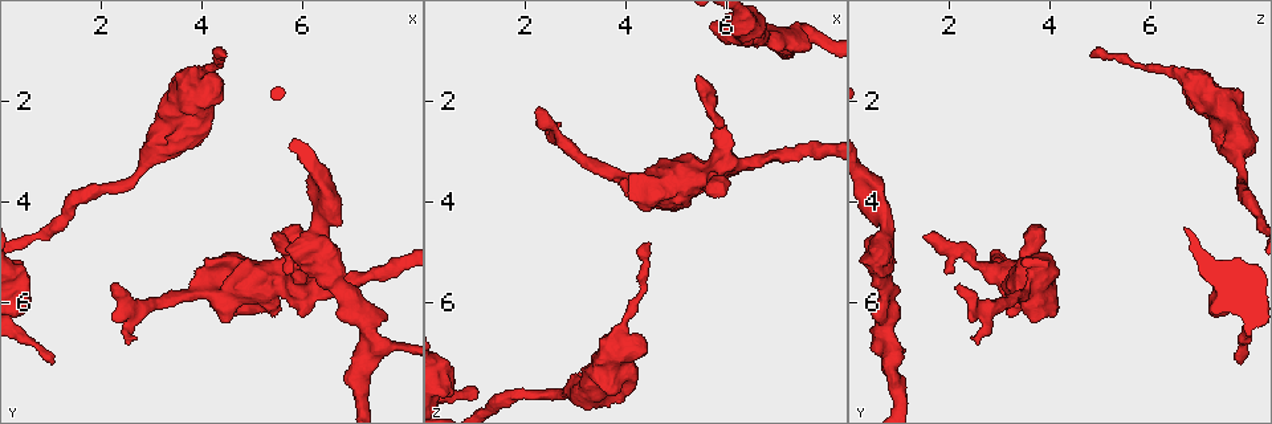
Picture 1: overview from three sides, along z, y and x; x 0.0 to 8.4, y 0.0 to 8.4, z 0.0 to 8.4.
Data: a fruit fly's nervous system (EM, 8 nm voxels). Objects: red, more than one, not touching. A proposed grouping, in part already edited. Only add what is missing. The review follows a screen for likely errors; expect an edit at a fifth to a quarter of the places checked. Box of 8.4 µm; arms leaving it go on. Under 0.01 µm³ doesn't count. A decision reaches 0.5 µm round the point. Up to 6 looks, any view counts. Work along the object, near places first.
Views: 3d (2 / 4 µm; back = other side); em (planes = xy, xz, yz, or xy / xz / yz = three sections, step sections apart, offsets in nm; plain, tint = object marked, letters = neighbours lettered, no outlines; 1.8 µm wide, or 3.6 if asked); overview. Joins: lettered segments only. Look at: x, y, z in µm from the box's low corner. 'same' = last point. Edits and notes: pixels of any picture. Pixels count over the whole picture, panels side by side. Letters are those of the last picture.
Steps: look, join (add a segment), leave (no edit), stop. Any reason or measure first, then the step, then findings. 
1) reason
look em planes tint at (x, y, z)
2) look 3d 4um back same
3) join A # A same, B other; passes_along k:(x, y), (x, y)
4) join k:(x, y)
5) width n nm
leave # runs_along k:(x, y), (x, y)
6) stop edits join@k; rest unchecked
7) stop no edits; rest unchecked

an open end
look em xz step 8 tint at (1.00, 7.25, 7.75)

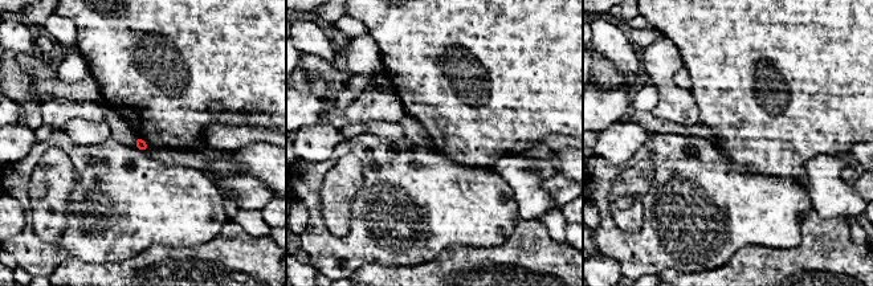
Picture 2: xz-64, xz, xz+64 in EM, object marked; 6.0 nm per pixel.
another direction
look em planes letters same

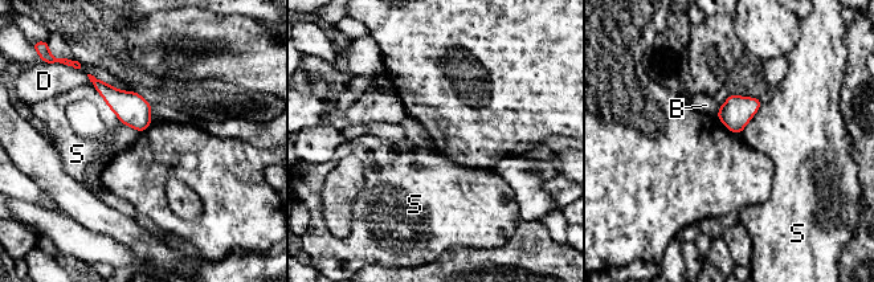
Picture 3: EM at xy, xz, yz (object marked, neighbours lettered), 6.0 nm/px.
leave # B other, D other, S other; no lettered segment goes on from it

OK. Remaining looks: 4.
long arm stops here
look em planes letters at (4.45, 1.15, 4.80)

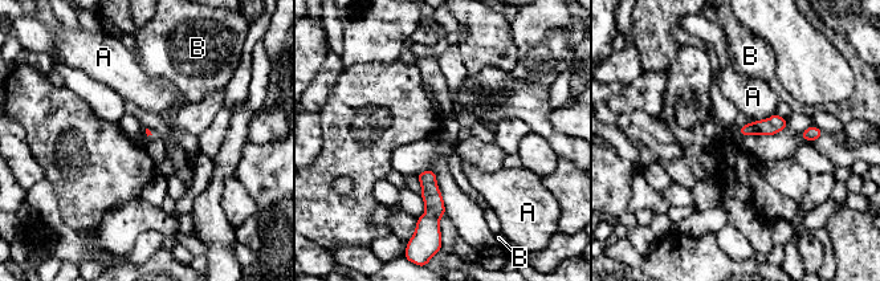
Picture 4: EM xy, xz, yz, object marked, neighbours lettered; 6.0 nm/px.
leave # A other, B other; border 4:(774, 112), (768, 118), (754, 121); no lettered segment goes on from it

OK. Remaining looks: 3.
branch stops here
look 3d 4um back at (5.40, 4.70, 1.55)

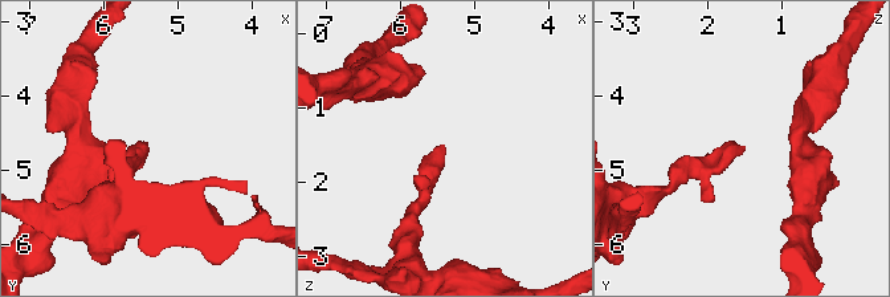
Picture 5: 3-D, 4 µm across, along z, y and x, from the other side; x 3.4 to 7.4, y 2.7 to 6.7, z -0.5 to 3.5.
look em planes letters at (5.40, 4.65, 1.50)

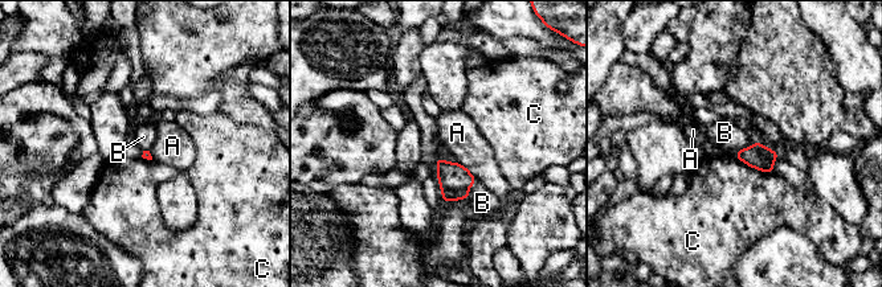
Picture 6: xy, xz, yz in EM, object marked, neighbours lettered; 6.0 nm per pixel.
leave # A other, B other, C other; border 6:(476, 179), (466, 200); none of them fits

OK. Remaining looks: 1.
stop no edits; rest unchecked

